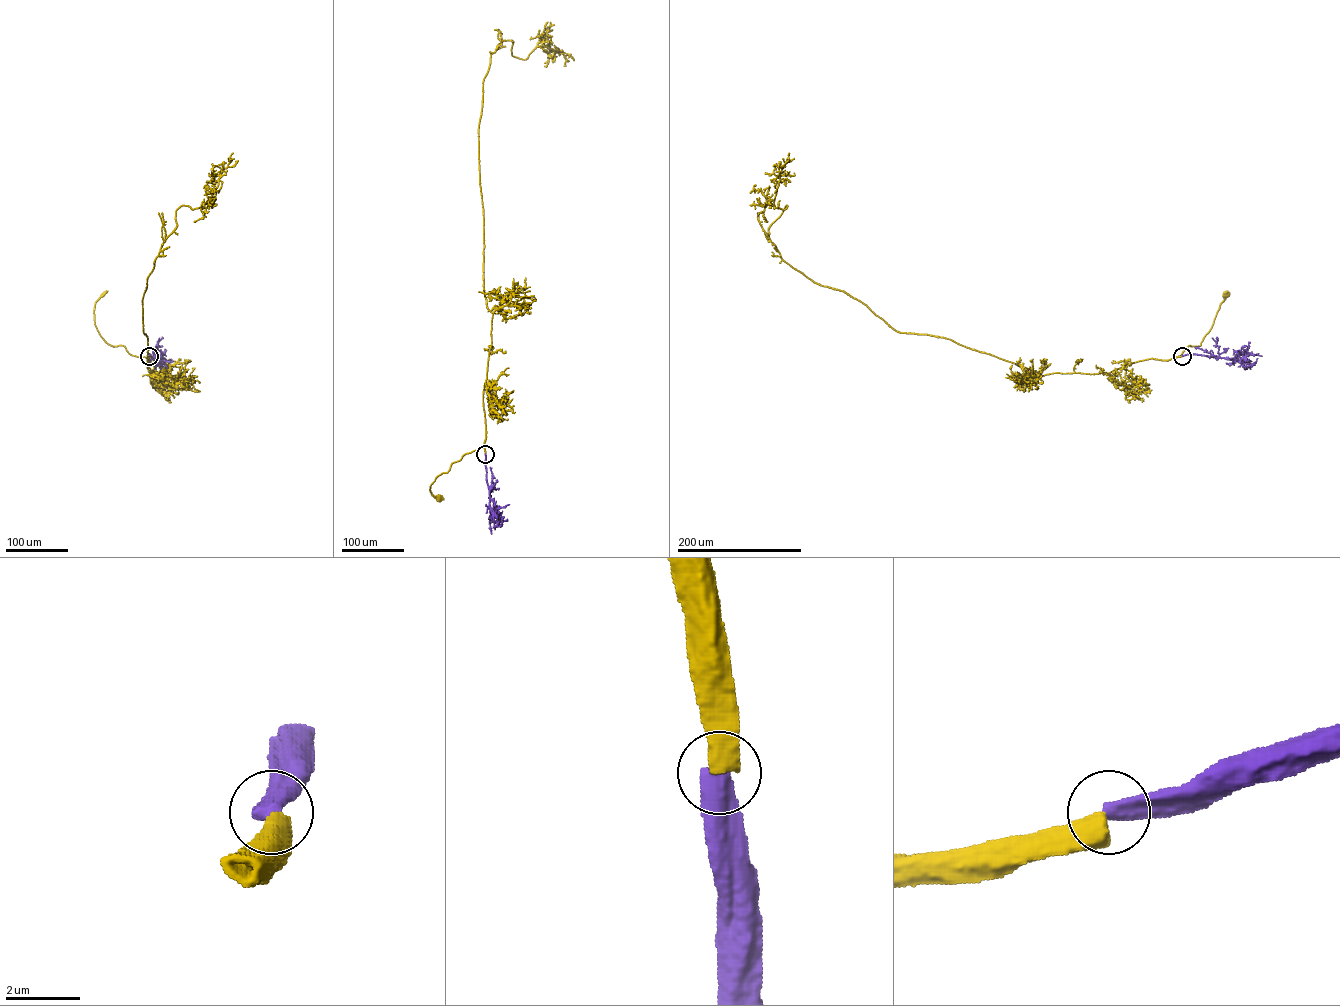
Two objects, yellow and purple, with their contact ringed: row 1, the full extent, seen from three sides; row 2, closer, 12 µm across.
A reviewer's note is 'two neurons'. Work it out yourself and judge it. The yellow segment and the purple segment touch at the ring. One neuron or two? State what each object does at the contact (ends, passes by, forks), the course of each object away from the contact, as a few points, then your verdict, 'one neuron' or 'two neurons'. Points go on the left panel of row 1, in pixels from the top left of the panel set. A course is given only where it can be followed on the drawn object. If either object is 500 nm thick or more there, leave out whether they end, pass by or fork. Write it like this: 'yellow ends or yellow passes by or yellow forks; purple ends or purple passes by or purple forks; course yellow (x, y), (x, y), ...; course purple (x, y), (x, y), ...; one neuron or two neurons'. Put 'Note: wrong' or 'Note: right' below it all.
course yellow (149, 356), (131, 355), (124, 346), (112, 346), (102, 337), (95, 325), (94, 310), (95, 303), (102, 295); course purple (149, 356), (167, 368); one neuron
Note: wrong

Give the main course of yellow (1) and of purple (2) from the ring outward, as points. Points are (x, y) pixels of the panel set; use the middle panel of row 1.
1: (485, 454), (483, 445), (465, 453), (451, 464), (447, 472), (437, 476), (430, 489), (438, 499)
2: (485, 454), (490, 507), (495, 525), (500, 525), (503, 517)

